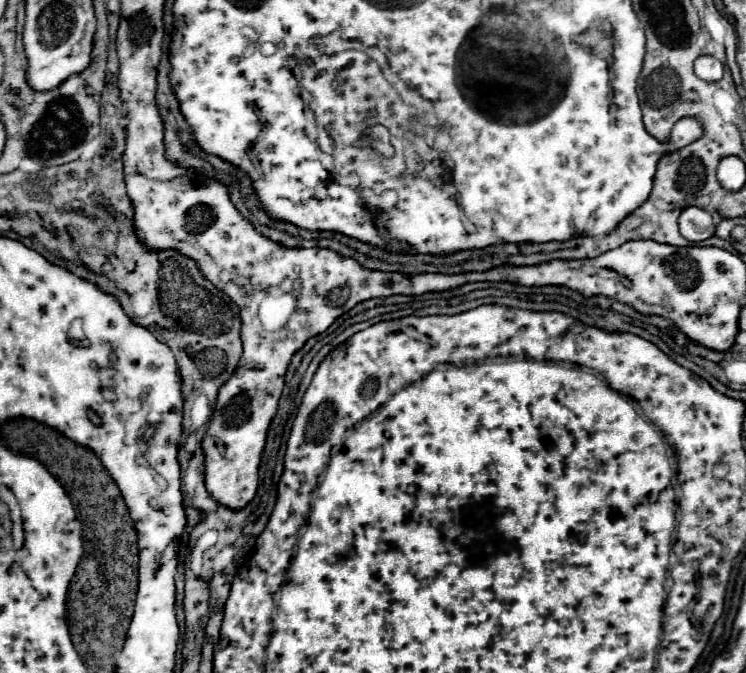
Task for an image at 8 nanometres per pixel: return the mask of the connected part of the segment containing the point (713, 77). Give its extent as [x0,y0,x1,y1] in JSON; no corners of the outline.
[693,54,723,82]

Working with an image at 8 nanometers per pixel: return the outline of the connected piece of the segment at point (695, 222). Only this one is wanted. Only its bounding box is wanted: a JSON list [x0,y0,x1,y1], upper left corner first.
[678,206,715,242]

